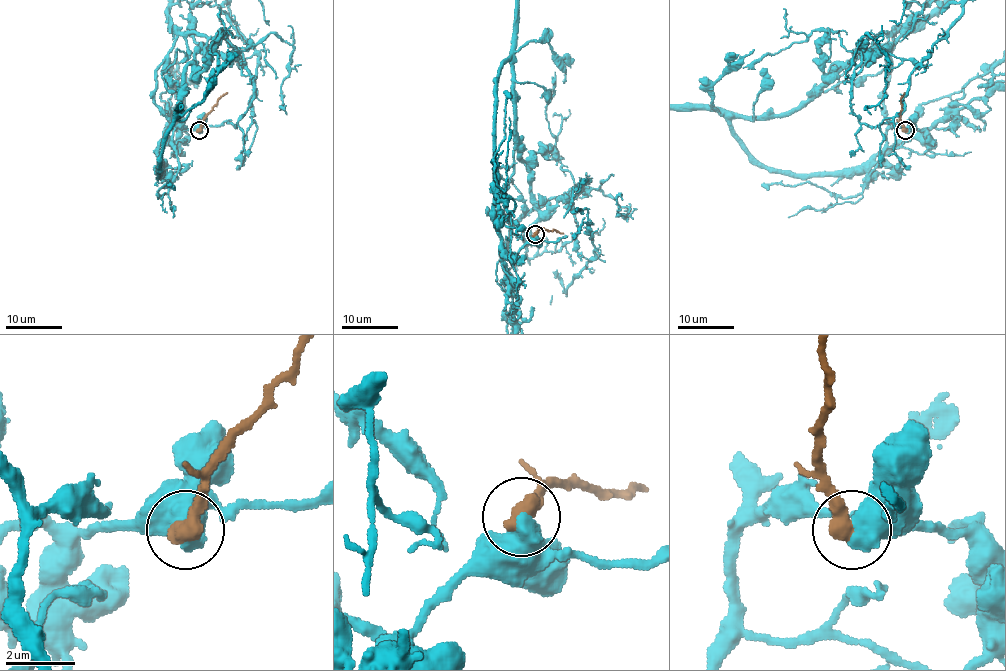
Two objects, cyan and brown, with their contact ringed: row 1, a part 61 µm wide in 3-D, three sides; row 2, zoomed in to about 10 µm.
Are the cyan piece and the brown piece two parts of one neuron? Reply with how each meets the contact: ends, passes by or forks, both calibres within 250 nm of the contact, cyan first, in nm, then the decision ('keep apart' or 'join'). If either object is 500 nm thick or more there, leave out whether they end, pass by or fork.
850/600 nm | keep apart

